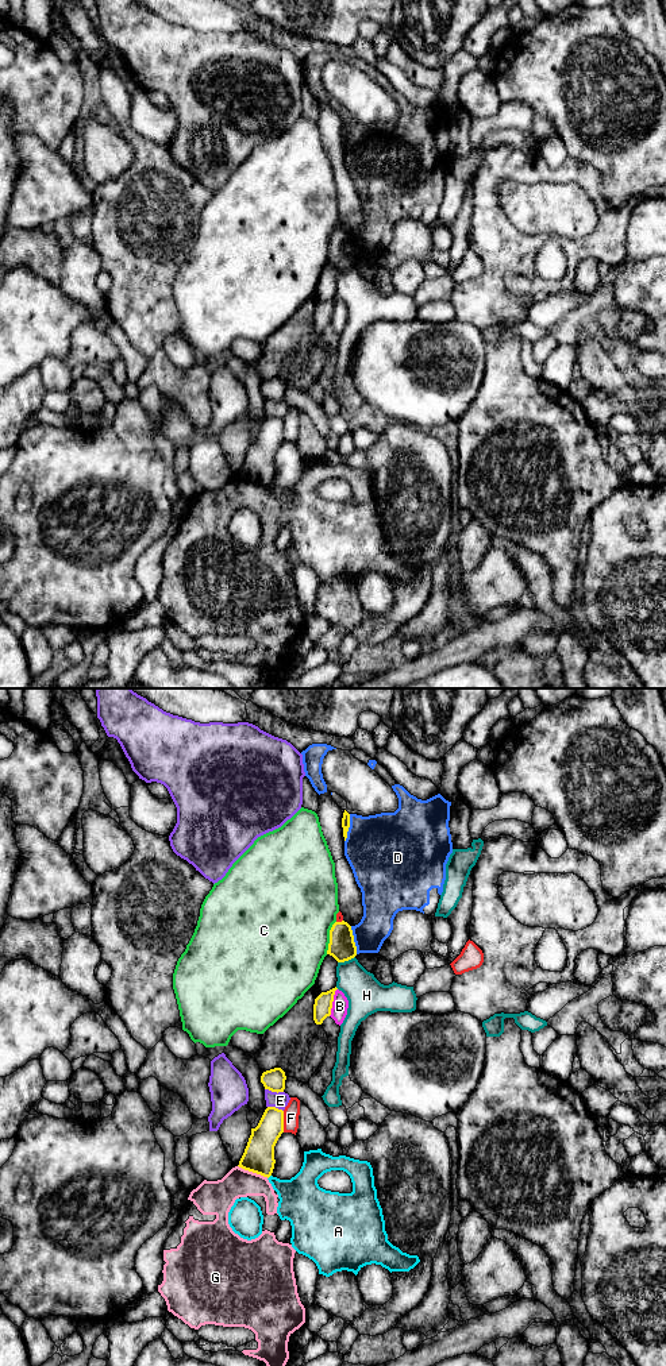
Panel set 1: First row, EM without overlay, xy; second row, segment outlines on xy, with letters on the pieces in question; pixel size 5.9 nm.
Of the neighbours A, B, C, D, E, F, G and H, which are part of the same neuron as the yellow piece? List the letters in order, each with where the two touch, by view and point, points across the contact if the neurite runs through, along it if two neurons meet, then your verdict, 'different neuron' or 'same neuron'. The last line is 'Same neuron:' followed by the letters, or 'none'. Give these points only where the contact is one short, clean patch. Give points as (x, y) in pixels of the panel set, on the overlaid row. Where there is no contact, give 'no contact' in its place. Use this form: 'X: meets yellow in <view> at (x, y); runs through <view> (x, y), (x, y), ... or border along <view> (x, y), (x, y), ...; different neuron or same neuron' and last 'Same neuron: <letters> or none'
A: meets yellow in xy at (269, 1176); border along xy (270, 1175), (268, 1179); different neuron
B: meets yellow in xy at (332, 1000); different neuron
C: meets yellow in xy at (330, 937); different neuron
D: meets yellow in xy at (353, 940); different neuron
E: meets yellow in xy at (274, 1091); different neuron
F: meets yellow in xy at (283, 1122); different neuron
G: meets yellow in xy at (253, 1172); different neuron
H: meets yellow in xy at (346, 960); different neuron
Same neuron: none

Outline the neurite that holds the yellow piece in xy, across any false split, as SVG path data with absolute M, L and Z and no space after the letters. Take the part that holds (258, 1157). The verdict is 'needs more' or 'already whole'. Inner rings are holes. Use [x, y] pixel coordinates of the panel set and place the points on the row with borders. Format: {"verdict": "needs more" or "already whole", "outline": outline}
{"verdict": "already whole", "outline": "M267 1107L255 1128L251 1128L239 1168L270 1177L274 1169L274 1146L284 1132L284 1111Z"}

